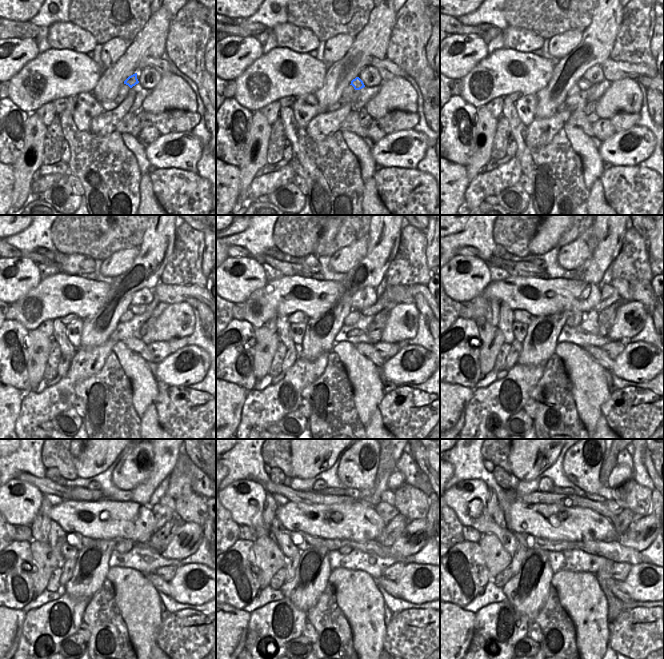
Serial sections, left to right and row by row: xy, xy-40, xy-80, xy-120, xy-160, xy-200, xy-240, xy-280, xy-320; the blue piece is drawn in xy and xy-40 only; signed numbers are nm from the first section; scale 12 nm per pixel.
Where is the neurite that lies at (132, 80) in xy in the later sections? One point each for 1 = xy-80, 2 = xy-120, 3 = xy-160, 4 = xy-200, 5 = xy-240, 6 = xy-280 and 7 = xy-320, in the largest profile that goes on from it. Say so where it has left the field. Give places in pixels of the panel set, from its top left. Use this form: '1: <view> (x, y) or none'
1: xy-80 (584, 84)
2: xy-120 (139, 309)
3: xy-160 (383, 300)
4: xy-200 (609, 295)
5: xy-240 (163, 514)
6: xy-280 (387, 512)
7: xy-320 (611, 505)

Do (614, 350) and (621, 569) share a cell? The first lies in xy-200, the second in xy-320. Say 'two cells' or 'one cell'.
one cell

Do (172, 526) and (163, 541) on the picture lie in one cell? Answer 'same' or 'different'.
same

